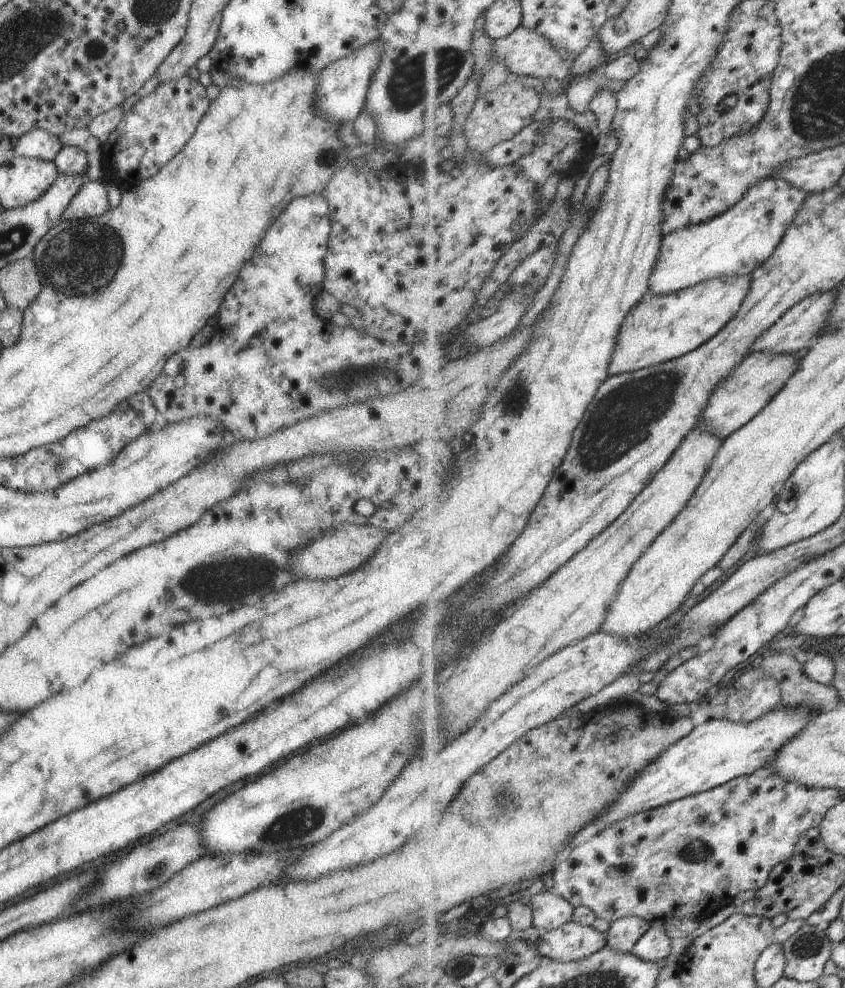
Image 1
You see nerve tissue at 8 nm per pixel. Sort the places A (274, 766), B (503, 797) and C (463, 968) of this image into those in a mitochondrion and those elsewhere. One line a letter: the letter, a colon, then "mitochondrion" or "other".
A: other
B: mitochondrion
C: mitochondrion

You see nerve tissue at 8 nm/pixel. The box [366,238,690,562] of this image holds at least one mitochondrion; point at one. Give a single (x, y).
(622, 419)

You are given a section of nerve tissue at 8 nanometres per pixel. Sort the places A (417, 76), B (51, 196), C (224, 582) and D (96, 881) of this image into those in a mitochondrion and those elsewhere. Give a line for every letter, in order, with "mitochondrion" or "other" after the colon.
A: mitochondrion
B: other
C: mitochondrion
D: other

